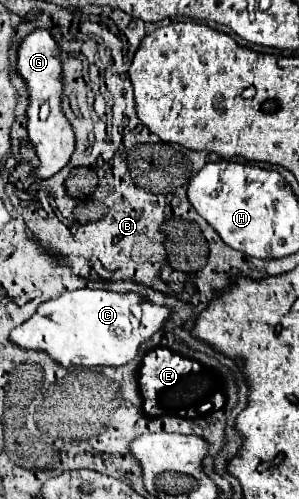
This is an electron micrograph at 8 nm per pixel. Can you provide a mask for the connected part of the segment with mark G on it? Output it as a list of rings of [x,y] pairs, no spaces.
[[[36,29],[30,35],[26,35],[18,45],[18,61],[16,61],[16,73],[24,79],[28,87],[28,139],[34,145],[36,151],[36,167],[32,175],[36,179],[48,179],[54,173],[58,173],[64,165],[68,165],[70,155],[74,151],[74,131],[60,111],[60,95],[62,95],[62,65],[60,65],[60,49],[52,35],[46,29]]]

